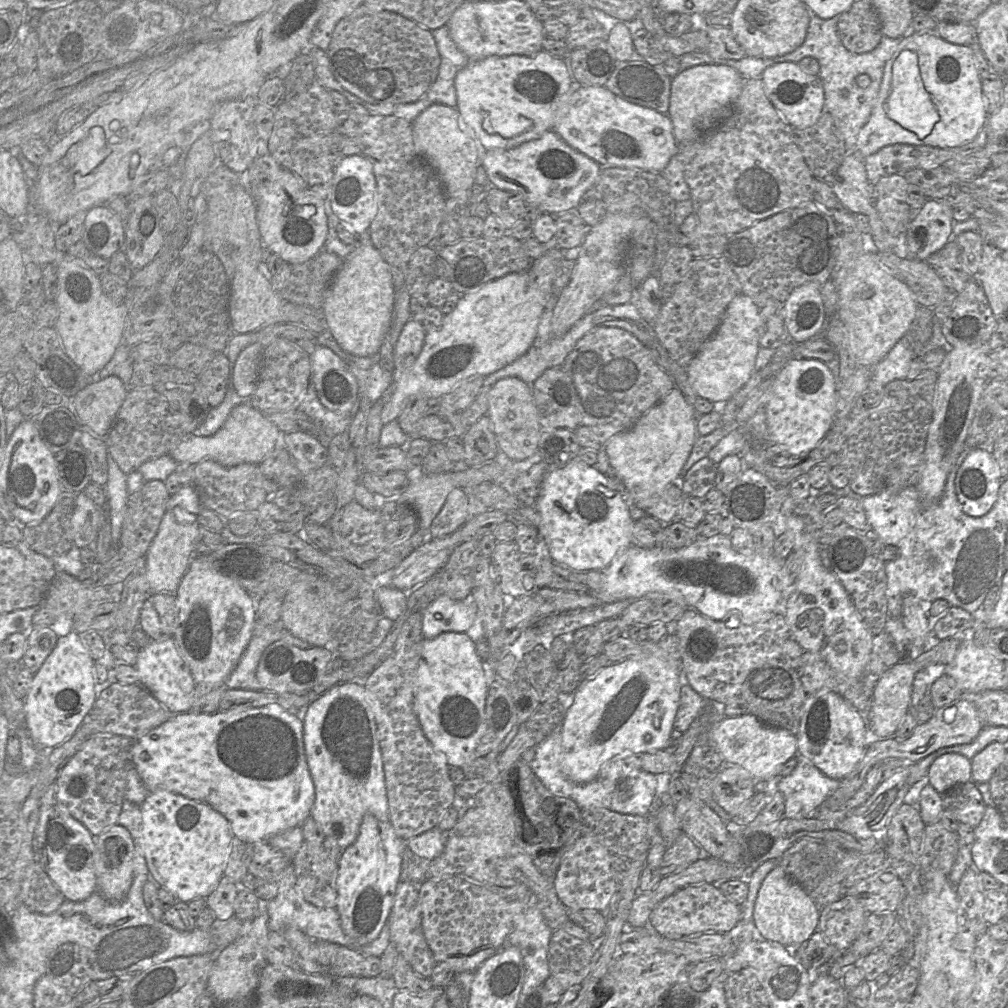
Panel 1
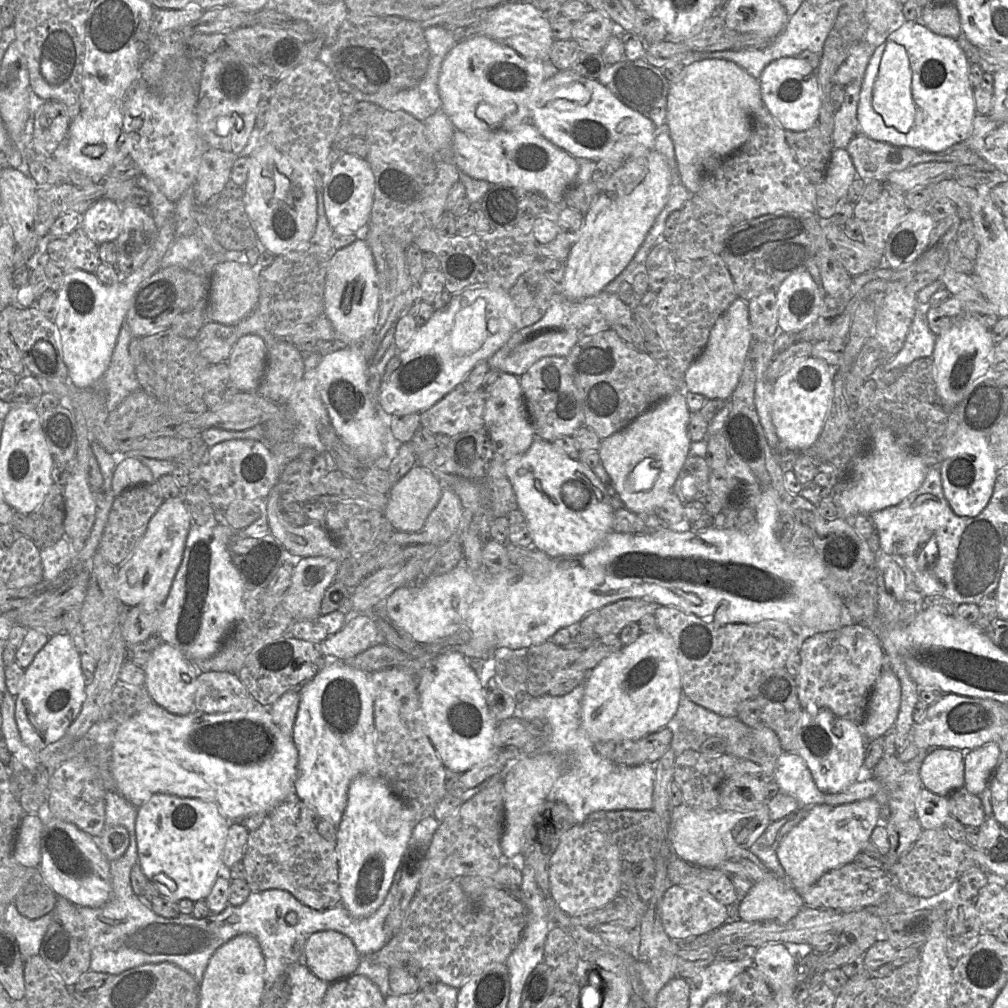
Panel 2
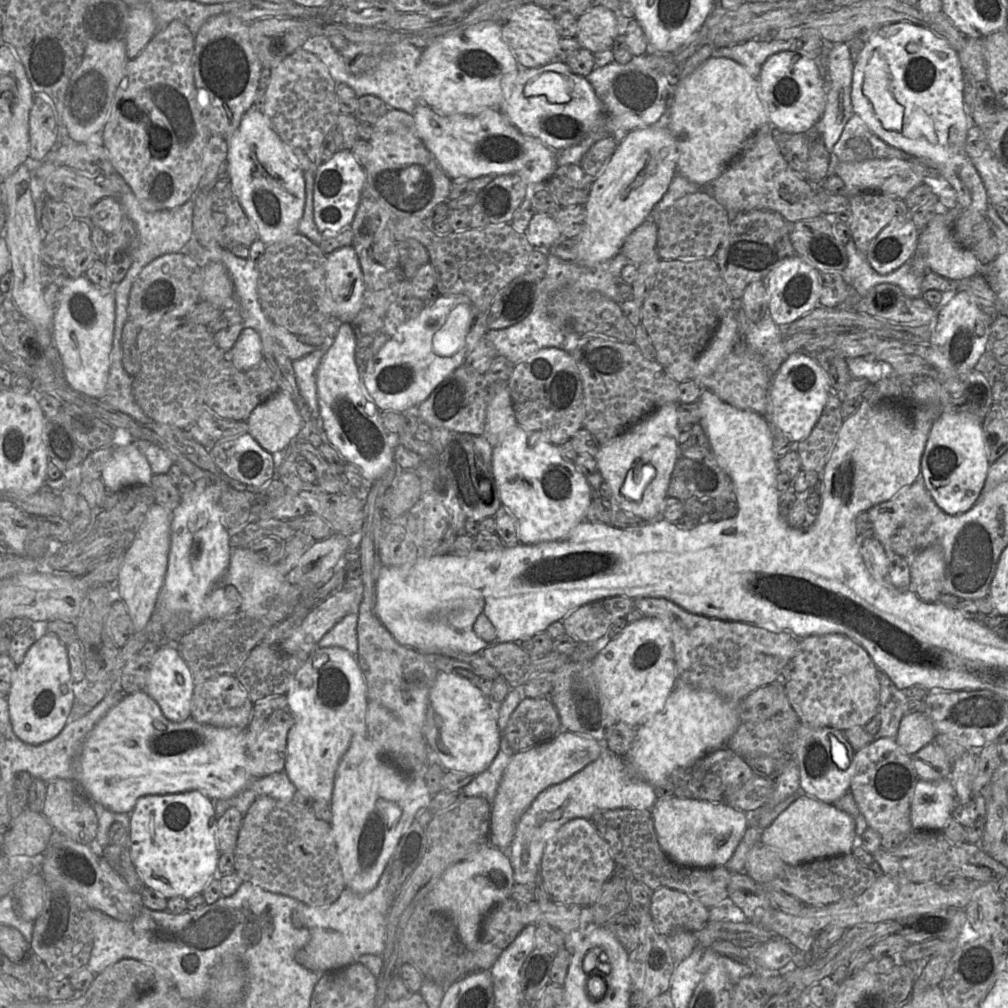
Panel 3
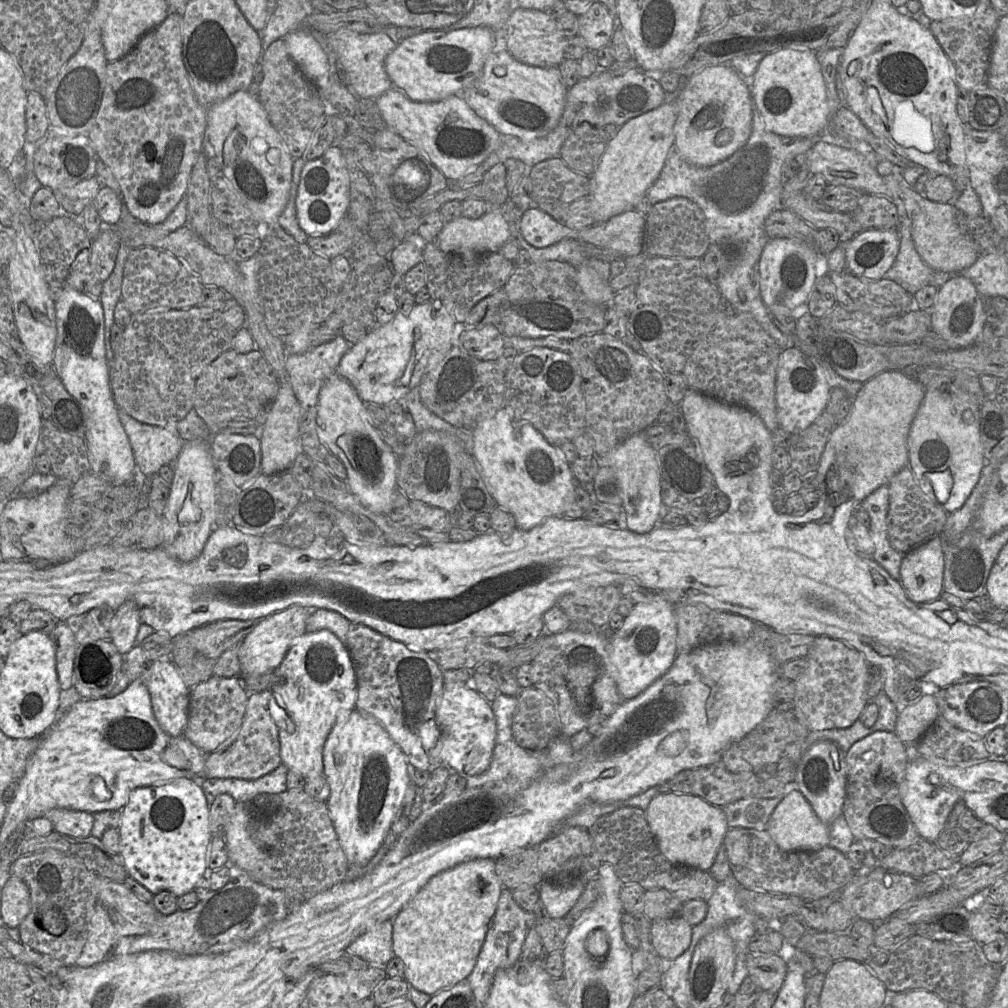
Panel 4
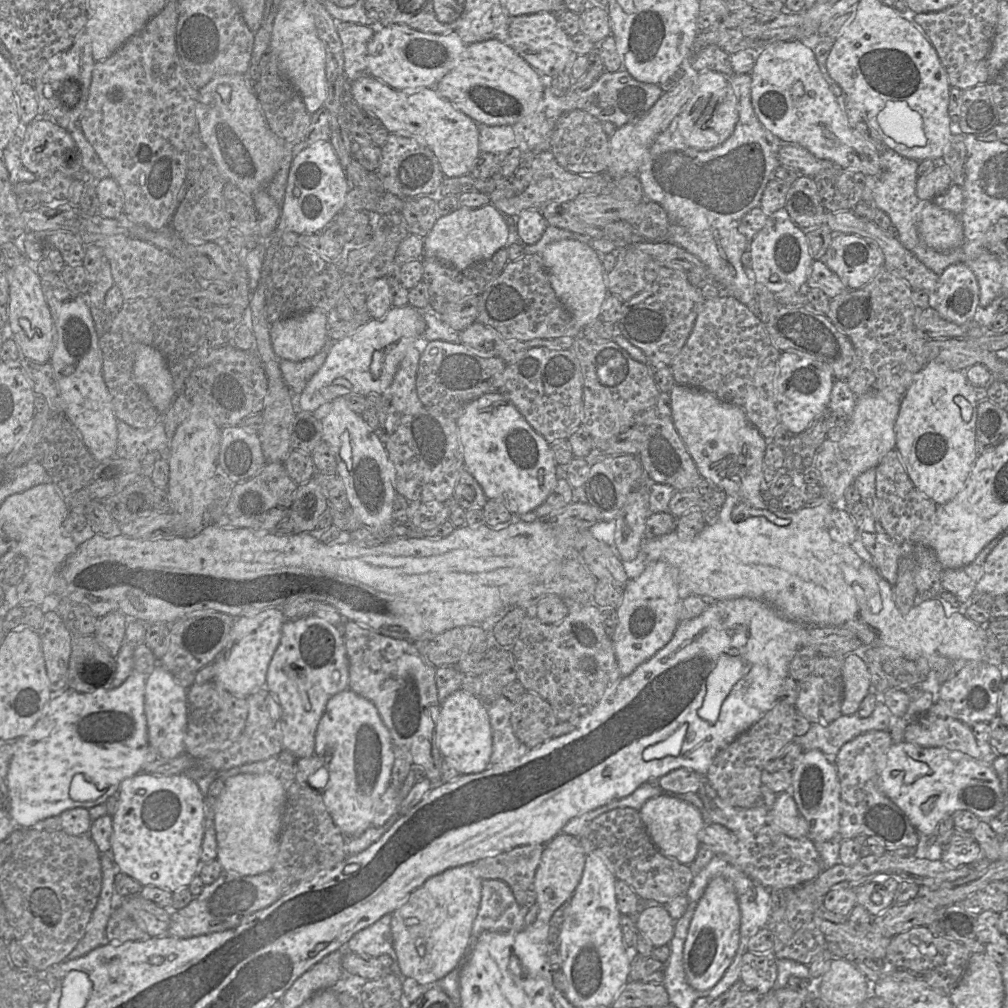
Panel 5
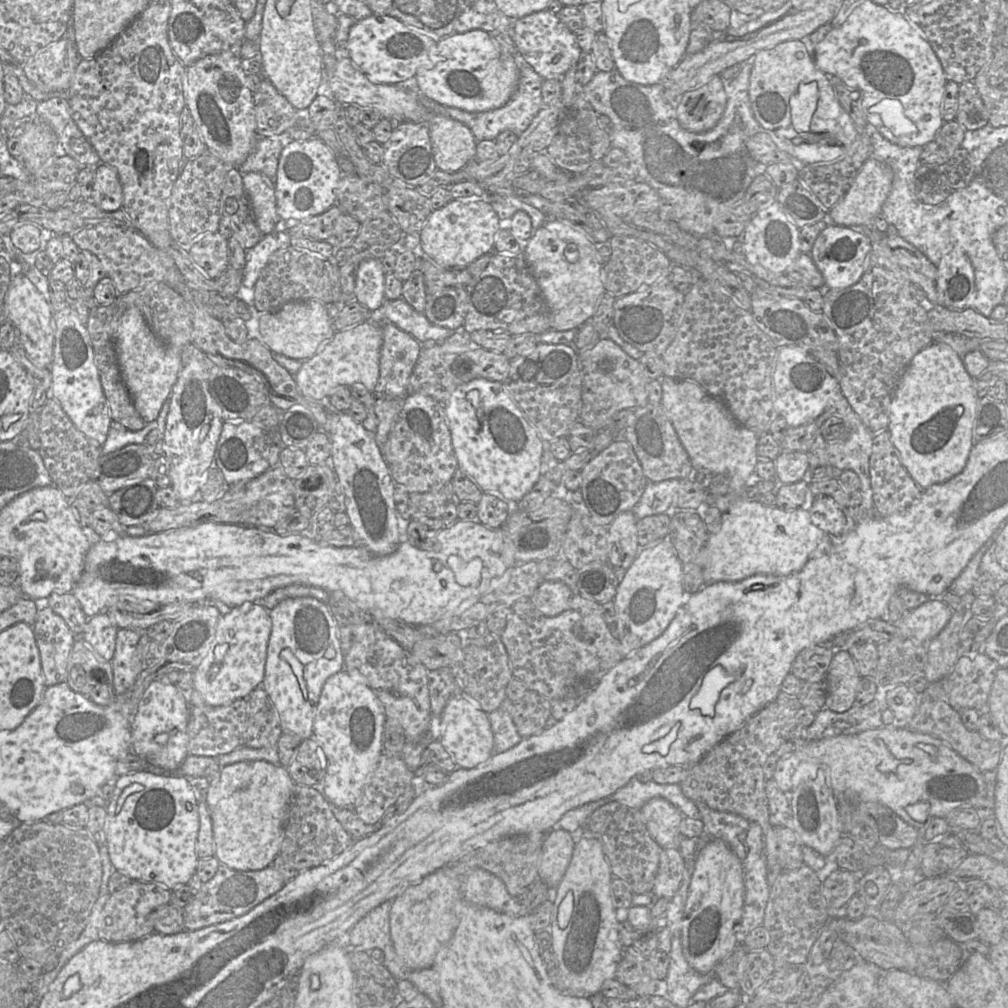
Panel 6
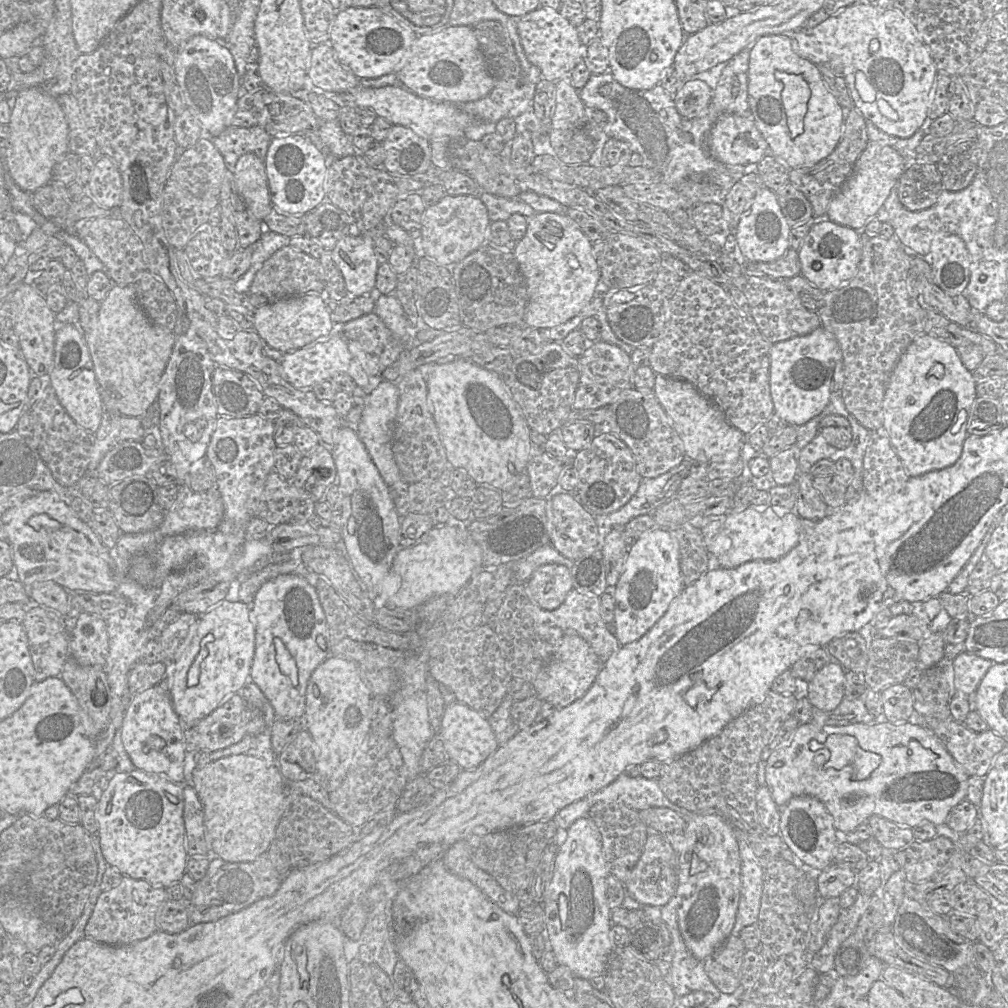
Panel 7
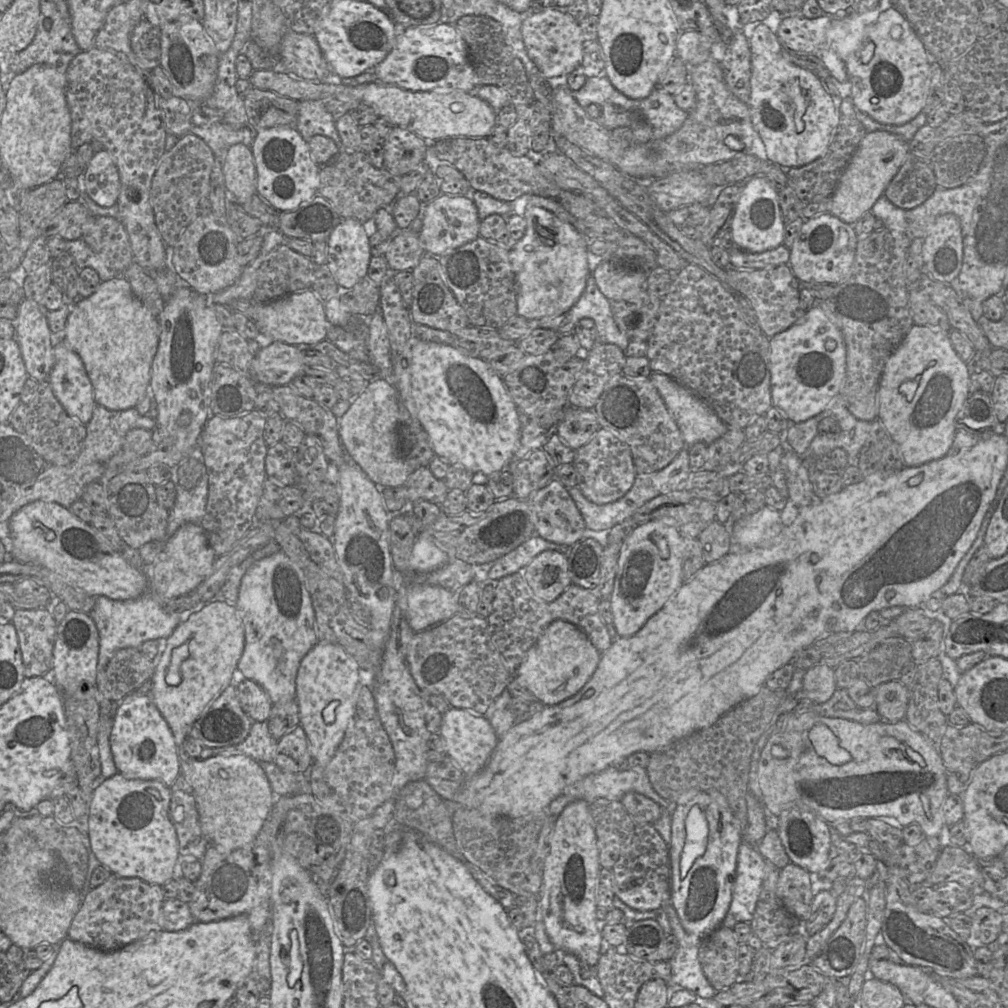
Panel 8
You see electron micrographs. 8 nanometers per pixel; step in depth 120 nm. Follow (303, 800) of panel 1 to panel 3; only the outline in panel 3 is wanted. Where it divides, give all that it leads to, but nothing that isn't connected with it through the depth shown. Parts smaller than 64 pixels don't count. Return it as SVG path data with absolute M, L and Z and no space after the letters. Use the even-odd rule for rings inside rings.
M145 690L125 694L114 705L103 718L99 720L82 744L77 760L77 781L76 784L90 799L91 802L100 803L106 809L116 813L130 814L137 800L148 794L168 794L197 790L213 801L229 799L243 791L250 782L259 778L252 778L249 775L249 757L245 745L245 729L222 728L201 724L189 717L183 722L177 723L168 720L159 705L150 697Z

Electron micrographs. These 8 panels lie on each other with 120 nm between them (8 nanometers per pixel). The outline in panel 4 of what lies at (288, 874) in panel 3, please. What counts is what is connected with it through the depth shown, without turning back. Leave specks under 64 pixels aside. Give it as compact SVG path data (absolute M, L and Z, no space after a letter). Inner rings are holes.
M287 789L279 794L259 794L249 804L258 814L268 815L264 832L254 823L257 829L256 836L266 848L266 854L260 868L246 872L251 879L277 890L292 888L303 897L303 902L346 880L348 861L339 843L326 803L313 799L304 789Z

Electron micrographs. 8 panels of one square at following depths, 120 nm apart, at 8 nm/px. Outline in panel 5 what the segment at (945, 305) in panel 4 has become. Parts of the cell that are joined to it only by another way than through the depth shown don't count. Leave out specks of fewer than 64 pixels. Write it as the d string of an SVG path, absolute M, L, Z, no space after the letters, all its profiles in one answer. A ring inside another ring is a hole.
M964 263L948 266L938 276L935 292L933 293L933 308L940 316L957 325L965 325L974 321L974 316L980 306L980 288L976 276Z

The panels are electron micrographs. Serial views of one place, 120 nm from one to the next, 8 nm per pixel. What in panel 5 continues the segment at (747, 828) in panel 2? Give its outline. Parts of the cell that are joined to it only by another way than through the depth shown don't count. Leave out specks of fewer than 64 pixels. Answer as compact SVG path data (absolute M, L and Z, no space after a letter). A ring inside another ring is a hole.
M661 795L648 800L640 809L640 816L658 850L665 856L690 866L700 847L698 834L706 825L699 809L680 798Z

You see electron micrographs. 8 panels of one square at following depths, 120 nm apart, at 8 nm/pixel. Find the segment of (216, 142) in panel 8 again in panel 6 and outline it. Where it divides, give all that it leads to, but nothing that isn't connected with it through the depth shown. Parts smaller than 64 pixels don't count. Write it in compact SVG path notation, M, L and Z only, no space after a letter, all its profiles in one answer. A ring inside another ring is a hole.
M289 133L271 137L259 137L253 151L238 166L239 170L242 174L251 171L262 172L274 181L281 151L290 140Z

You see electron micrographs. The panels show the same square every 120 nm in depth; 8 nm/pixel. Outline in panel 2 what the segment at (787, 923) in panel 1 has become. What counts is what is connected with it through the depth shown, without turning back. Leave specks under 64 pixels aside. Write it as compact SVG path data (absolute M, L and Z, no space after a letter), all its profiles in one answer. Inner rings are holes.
M768 875L752 885L748 895L738 904L738 916L746 922L788 922L805 906L800 894L788 883L775 875Z

